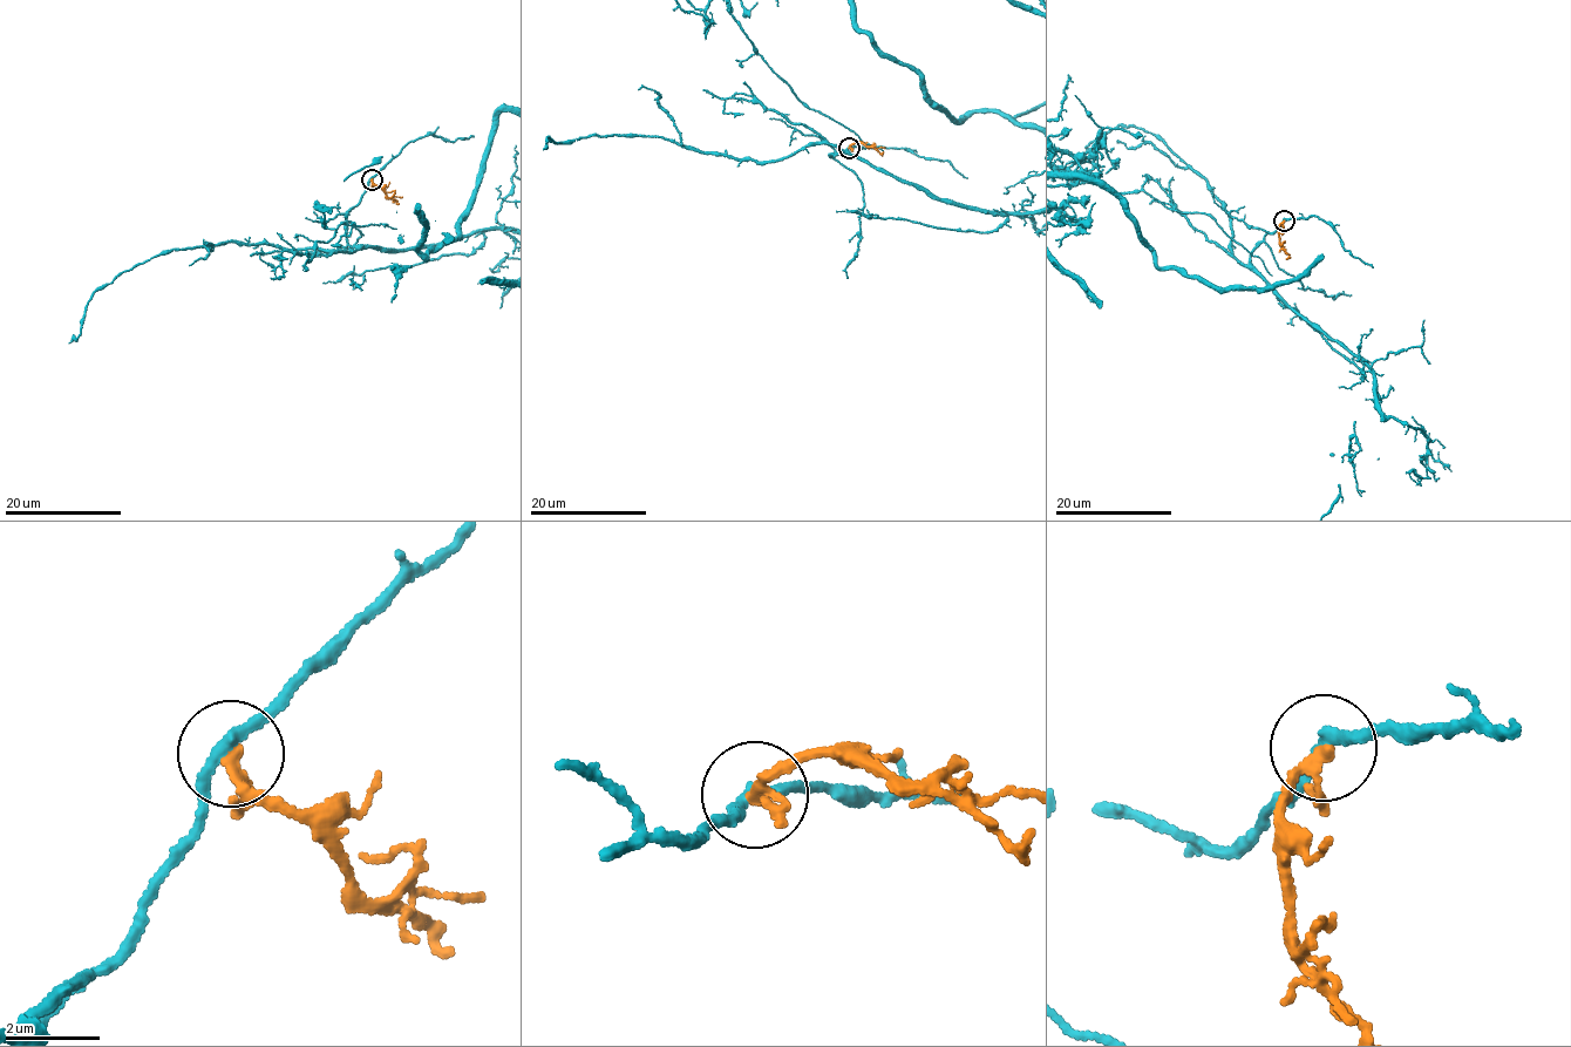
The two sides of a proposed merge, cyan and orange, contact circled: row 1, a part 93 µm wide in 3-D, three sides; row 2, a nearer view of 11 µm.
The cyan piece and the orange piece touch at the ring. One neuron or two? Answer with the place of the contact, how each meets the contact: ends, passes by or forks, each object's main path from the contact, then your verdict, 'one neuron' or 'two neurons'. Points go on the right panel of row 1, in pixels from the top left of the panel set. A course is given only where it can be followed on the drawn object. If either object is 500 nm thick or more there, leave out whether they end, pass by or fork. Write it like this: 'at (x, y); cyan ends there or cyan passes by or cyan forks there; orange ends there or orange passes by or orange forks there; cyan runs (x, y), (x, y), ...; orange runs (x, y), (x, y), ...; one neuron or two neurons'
at (1284, 221); cyan passes by; orange passes by; cyan runs (1284, 221), (1250, 262), (1378, 421), (1335, 240), (1260, 290), (1157, 265), (1096, 183); orange runs (1284, 221), (1278, 230), (1285, 258); two neurons

